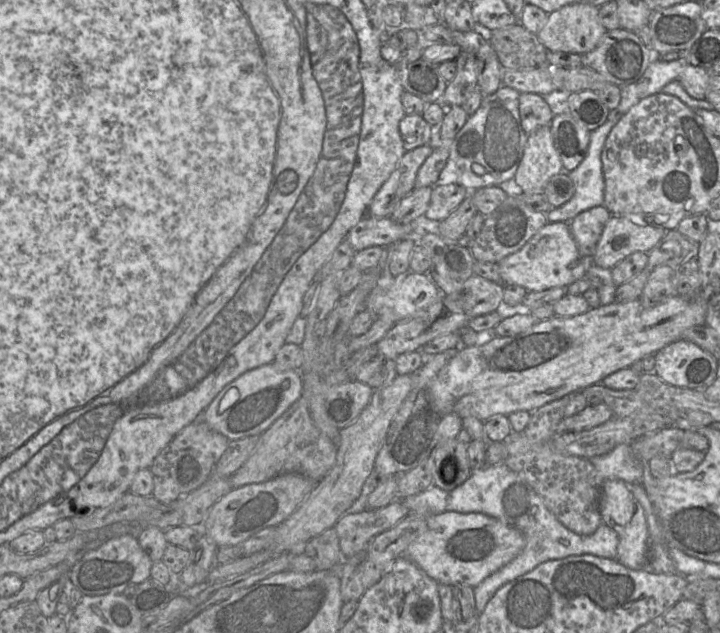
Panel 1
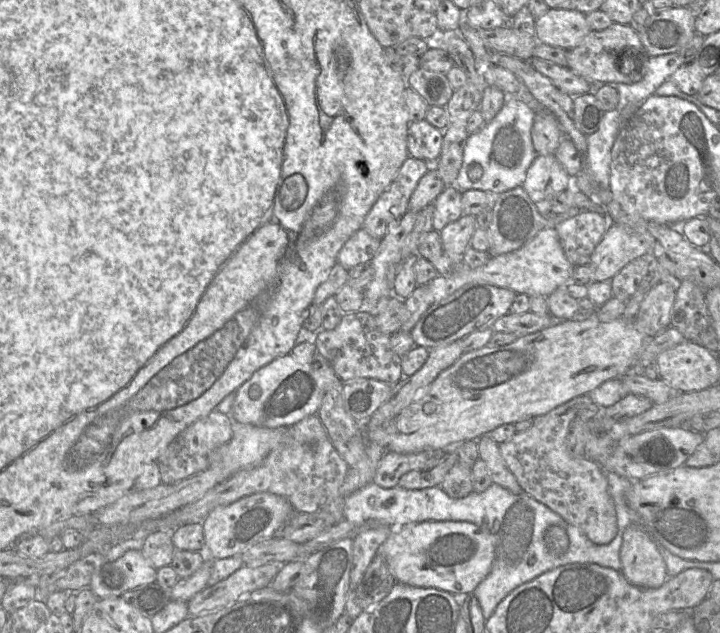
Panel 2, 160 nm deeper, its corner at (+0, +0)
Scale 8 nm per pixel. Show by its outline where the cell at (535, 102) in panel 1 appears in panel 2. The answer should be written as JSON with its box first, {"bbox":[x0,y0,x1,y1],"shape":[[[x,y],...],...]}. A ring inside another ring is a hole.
{"bbox":[531,110,563,155],"shape":[[[536,110],[531,139],[538,155],[554,154],[563,136],[560,125],[552,113]]]}

